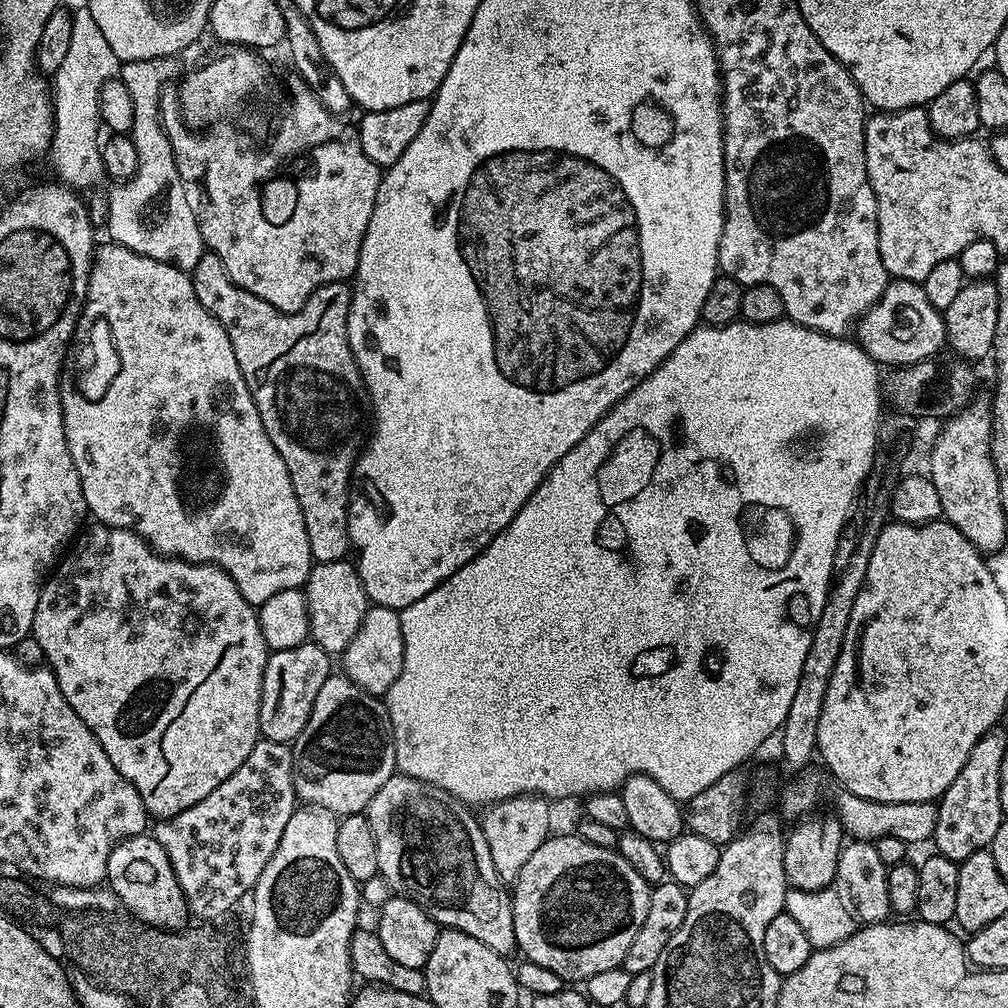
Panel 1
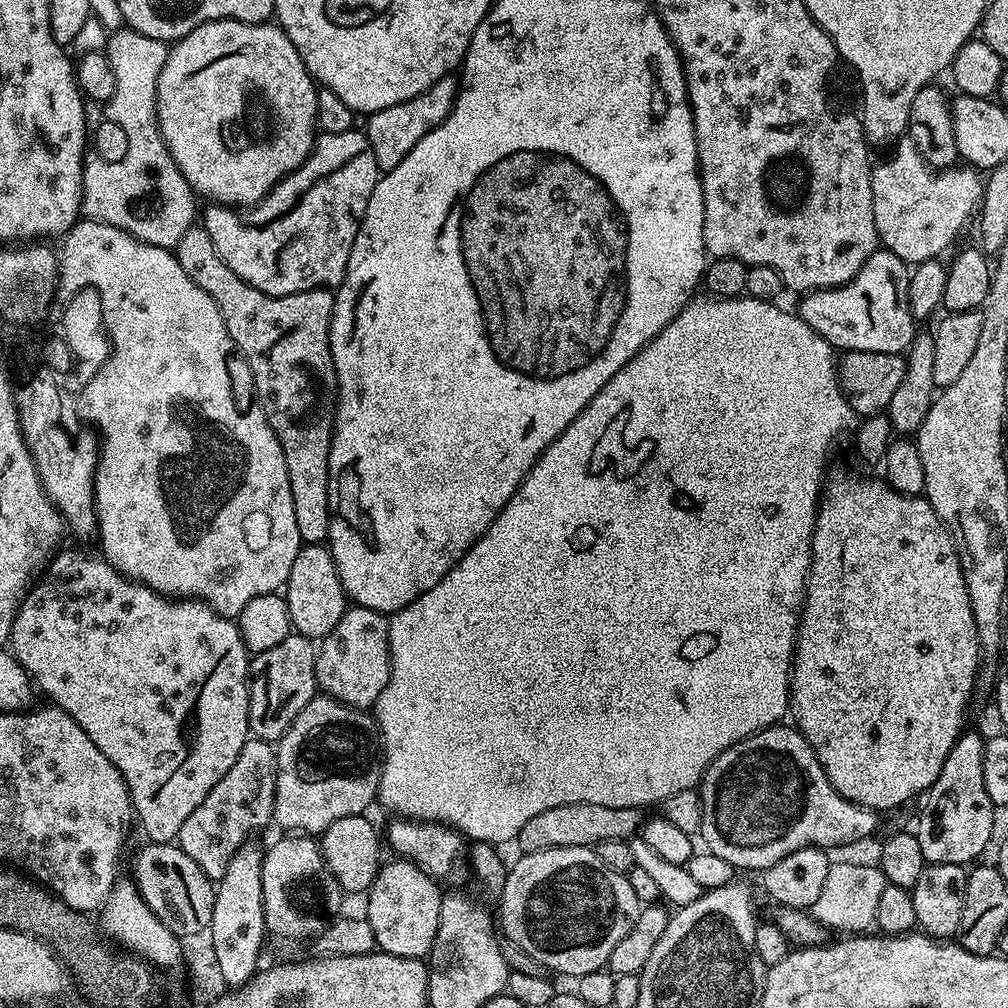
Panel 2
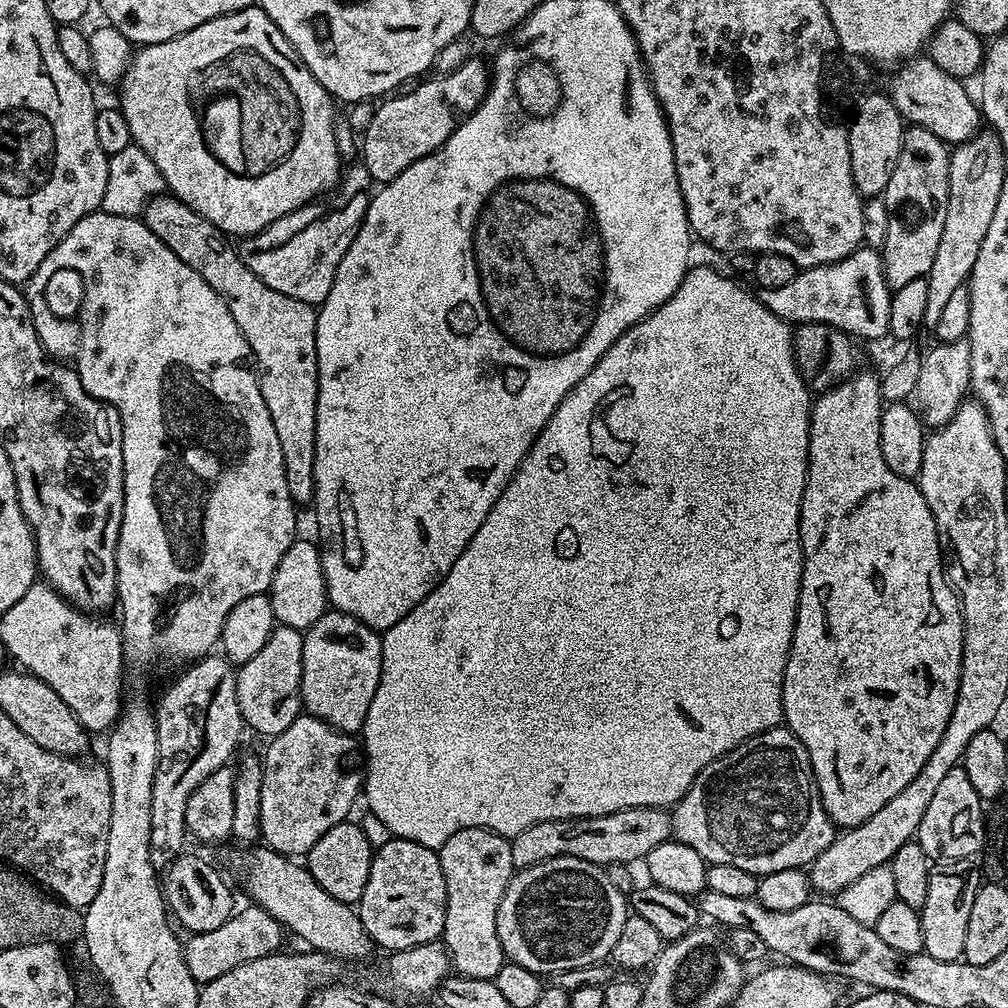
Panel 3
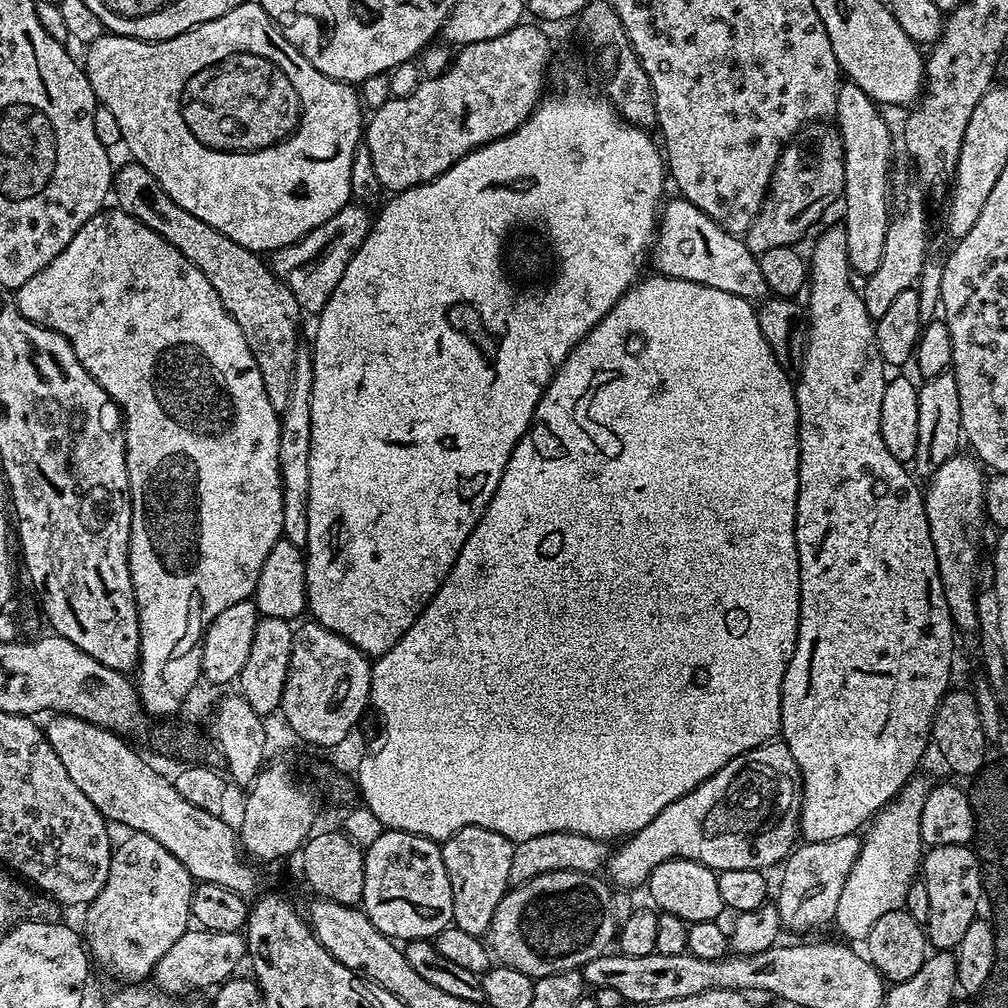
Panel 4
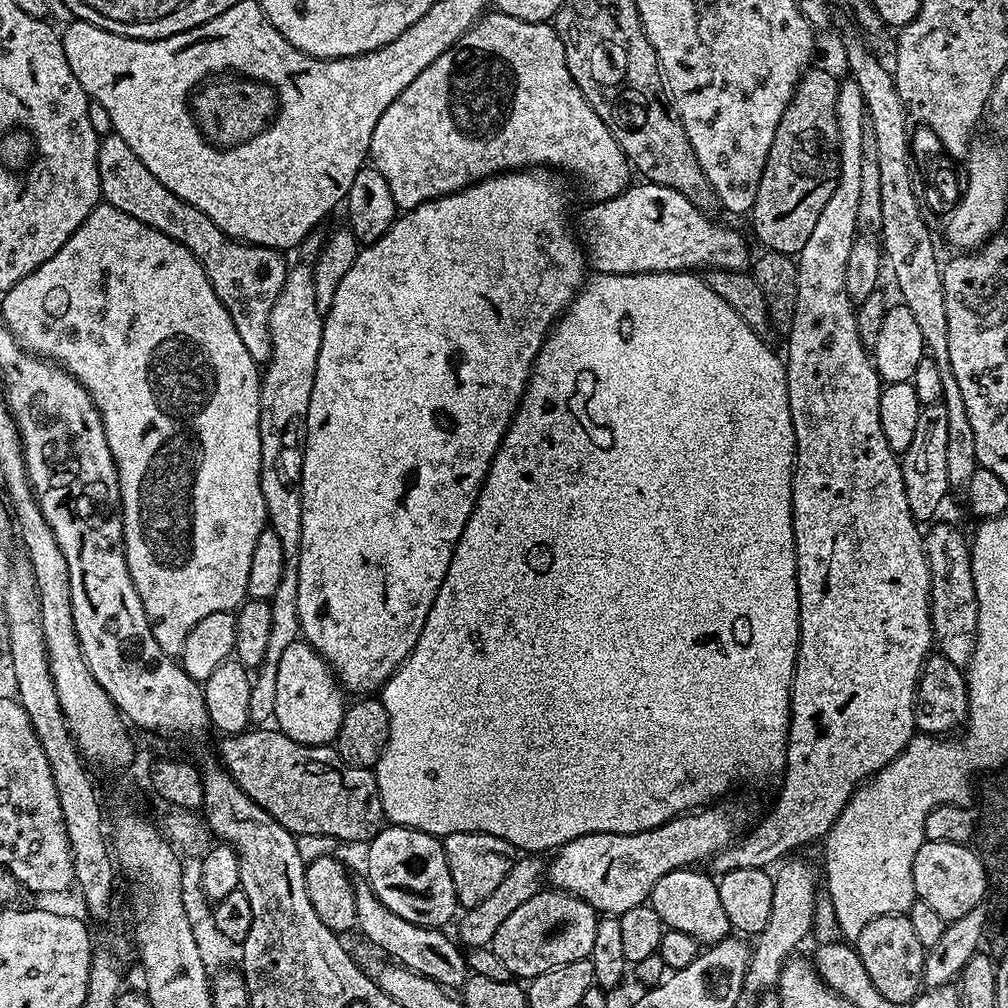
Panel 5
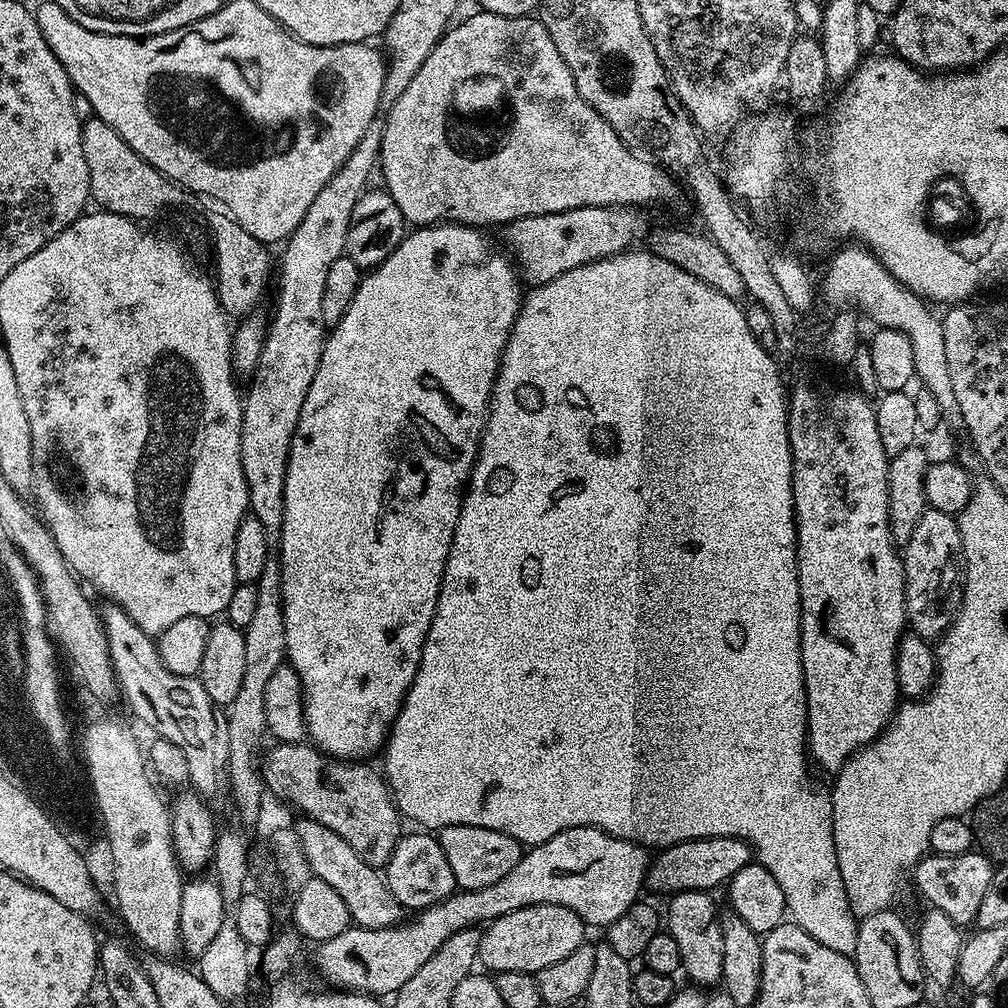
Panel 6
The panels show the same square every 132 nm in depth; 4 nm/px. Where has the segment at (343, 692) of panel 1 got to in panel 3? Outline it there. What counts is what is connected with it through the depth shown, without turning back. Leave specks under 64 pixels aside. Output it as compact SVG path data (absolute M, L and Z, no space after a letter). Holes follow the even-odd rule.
M301 714L294 722L290 722L290 726L286 726L286 730L282 730L282 734L271 737L267 741L268 749L262 752L262 763L264 765L264 777L262 778L262 818L260 819L260 834L263 843L267 847L274 849L278 854L289 858L307 857L308 851L314 846L314 842L318 842L318 838L322 838L322 834L326 834L326 830L330 830L330 826L338 826L345 823L349 819L348 816L352 812L352 807L356 804L356 799L361 799L364 791L364 778L366 775L366 757L361 741L355 735L339 732L336 728L331 728L326 722L322 722L316 716Z

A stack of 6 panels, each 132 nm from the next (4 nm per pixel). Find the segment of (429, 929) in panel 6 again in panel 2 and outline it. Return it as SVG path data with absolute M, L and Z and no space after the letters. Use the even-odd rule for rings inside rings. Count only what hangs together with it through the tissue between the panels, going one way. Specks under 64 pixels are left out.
M784 727L763 728L718 754L698 785L702 810L699 839L708 843L705 844L707 851L718 854L718 858L726 858L733 869L763 870L786 858L786 854L794 854L794 850L833 850L843 844L856 844L866 839L876 828L877 813L842 798L842 794L834 790L830 778L826 778L808 739L795 727Z

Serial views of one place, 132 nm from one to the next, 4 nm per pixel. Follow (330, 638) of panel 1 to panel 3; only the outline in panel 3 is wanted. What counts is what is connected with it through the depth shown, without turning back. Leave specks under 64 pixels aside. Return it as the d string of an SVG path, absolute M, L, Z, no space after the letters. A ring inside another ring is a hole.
M303 538L293 540L290 550L282 554L282 562L278 562L278 570L274 572L272 584L267 593L270 606L274 610L277 625L285 624L291 628L306 630L322 618L322 614L329 611L326 578L322 570L320 549Z

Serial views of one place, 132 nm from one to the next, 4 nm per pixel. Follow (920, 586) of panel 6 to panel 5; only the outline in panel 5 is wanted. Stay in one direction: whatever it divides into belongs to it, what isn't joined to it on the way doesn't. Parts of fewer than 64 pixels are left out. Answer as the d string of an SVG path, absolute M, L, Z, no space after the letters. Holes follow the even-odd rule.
M933 523L925 533L924 551L931 570L931 624L937 651L950 662L967 667L977 645L977 596L974 594L971 547L966 536L954 526Z

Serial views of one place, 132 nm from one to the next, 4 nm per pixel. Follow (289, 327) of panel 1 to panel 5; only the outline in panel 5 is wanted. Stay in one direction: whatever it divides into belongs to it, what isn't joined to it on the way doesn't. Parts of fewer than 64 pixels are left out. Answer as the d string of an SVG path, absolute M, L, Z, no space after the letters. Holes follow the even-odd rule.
M115 134L105 135L98 146L98 170L101 197L105 203L122 210L138 222L146 222L154 230L174 238L206 270L206 278L210 278L210 286L214 286L214 294L218 294L218 302L226 306L230 318L234 322L234 330L238 330L238 338L254 358L257 366L267 365L272 358L270 342L270 310L274 310L274 302L278 302L278 294L282 294L282 286L288 277L289 261L284 261L285 253L278 248L267 248L261 244L245 244L242 240L233 240L227 236L202 210L182 202L122 142Z

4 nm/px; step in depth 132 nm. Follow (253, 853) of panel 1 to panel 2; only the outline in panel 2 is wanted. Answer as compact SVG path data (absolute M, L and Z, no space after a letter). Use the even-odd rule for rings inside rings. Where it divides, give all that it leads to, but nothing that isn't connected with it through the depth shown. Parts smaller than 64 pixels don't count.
M250 738L242 746L234 766L202 798L198 810L182 822L178 837L179 848L207 874L209 880L218 882L226 874L230 858L243 844L249 843L251 832L273 823L276 797L276 749L267 740Z

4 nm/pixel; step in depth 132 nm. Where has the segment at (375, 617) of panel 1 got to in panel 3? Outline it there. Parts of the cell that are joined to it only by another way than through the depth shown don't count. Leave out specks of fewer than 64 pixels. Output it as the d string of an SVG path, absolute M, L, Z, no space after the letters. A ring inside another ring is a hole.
M329 610L304 632L302 646L303 711L339 732L356 734L363 729L378 678L382 674L381 633L345 612Z

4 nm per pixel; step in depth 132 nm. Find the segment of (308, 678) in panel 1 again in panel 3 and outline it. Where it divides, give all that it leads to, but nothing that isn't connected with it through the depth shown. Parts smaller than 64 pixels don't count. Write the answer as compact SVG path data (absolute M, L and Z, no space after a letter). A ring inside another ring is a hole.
M285 624L273 628L266 646L250 658L250 662L239 665L236 674L236 697L245 725L263 738L282 734L290 722L302 714L300 691L302 690L302 646L304 632Z

